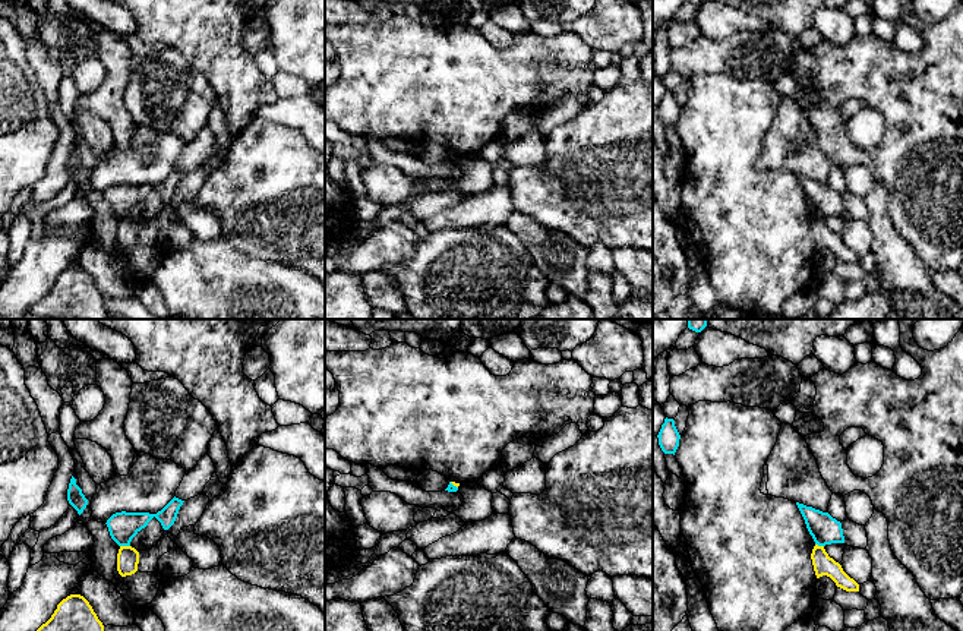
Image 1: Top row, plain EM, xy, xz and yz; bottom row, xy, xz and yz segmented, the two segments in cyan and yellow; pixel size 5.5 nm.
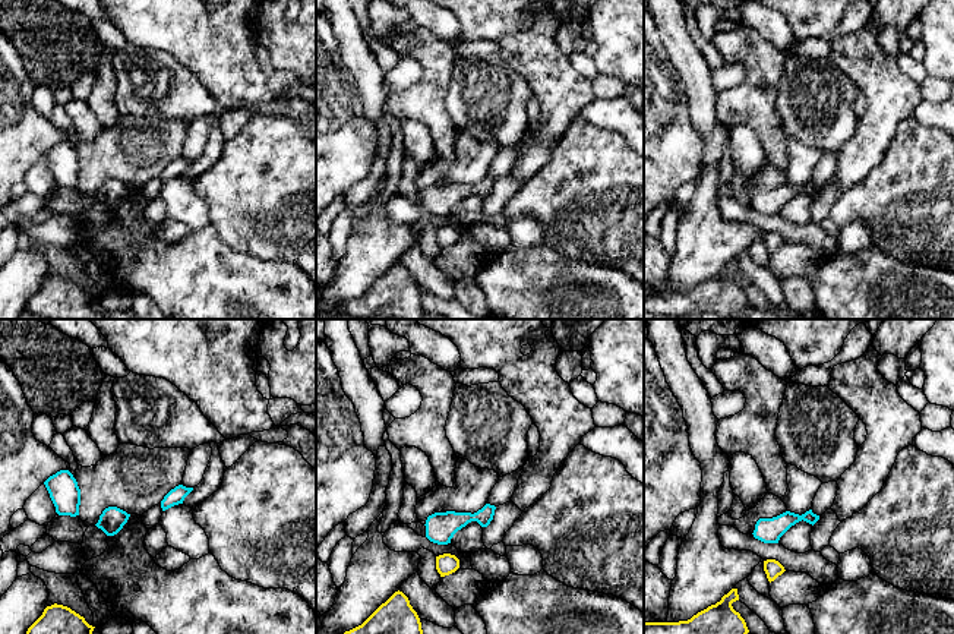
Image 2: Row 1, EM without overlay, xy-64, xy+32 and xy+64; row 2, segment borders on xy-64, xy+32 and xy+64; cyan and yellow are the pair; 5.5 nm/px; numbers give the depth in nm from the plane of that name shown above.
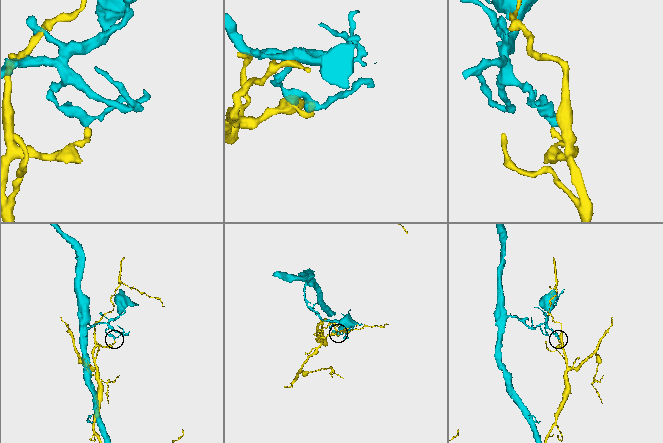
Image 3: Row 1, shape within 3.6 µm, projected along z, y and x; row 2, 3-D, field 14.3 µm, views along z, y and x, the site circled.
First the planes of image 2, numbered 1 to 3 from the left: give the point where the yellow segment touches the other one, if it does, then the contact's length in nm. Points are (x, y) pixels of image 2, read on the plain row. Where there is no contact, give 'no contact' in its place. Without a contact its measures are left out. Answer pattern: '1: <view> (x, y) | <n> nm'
1: no contact
2: no contact
3: no contact

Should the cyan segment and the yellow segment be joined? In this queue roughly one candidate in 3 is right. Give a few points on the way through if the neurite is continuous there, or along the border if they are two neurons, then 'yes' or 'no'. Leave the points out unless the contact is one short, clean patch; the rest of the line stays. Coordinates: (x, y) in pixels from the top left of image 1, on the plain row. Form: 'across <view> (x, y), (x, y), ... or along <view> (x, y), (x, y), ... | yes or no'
along xy (120, 217), (129, 218) | no

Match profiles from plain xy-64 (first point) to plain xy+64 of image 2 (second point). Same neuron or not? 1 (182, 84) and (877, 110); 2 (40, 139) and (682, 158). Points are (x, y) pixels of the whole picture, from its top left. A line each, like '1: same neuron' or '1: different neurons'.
1: different neurons
2: same neuron

